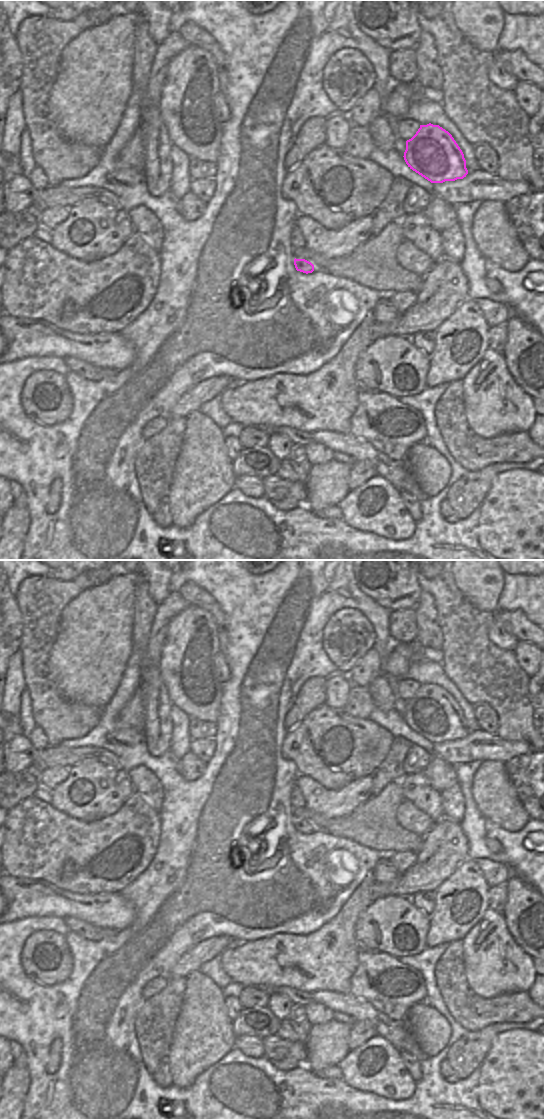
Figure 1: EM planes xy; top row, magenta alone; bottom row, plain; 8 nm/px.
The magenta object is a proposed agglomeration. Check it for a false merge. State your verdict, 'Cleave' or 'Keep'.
Cleave

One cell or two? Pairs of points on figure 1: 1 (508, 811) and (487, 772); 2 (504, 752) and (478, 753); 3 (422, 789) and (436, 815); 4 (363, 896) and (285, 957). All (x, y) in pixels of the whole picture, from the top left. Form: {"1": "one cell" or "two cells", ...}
{"1": "one cell", "2": "one cell", "3": "one cell", "4": "one cell"}

